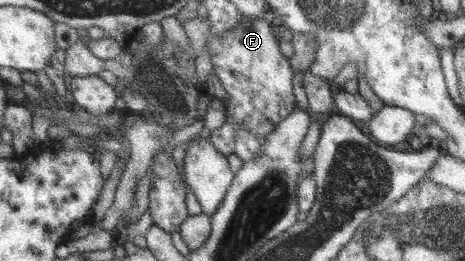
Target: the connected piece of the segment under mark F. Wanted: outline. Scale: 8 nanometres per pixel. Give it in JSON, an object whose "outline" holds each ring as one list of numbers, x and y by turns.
{"outline":[[241,17,233,26,230,26,230,29,224,30,221,34,211,37,206,41,207,54,209,55,212,64,212,73,219,79,226,94,226,116,224,123,219,126,219,128,215,128,215,130,210,132,208,142,211,143,217,149,217,152,220,152,224,157,228,157,234,153,235,129,243,129,243,131,247,131,247,133,255,136,255,138,261,141,265,138,265,135,269,135,269,131,273,130,278,122,281,122,281,120,297,107,293,94,291,93,291,78,293,77,294,72,288,58,283,56,279,51,279,39,280,37,276,34,273,25,265,21,265,19]]}

